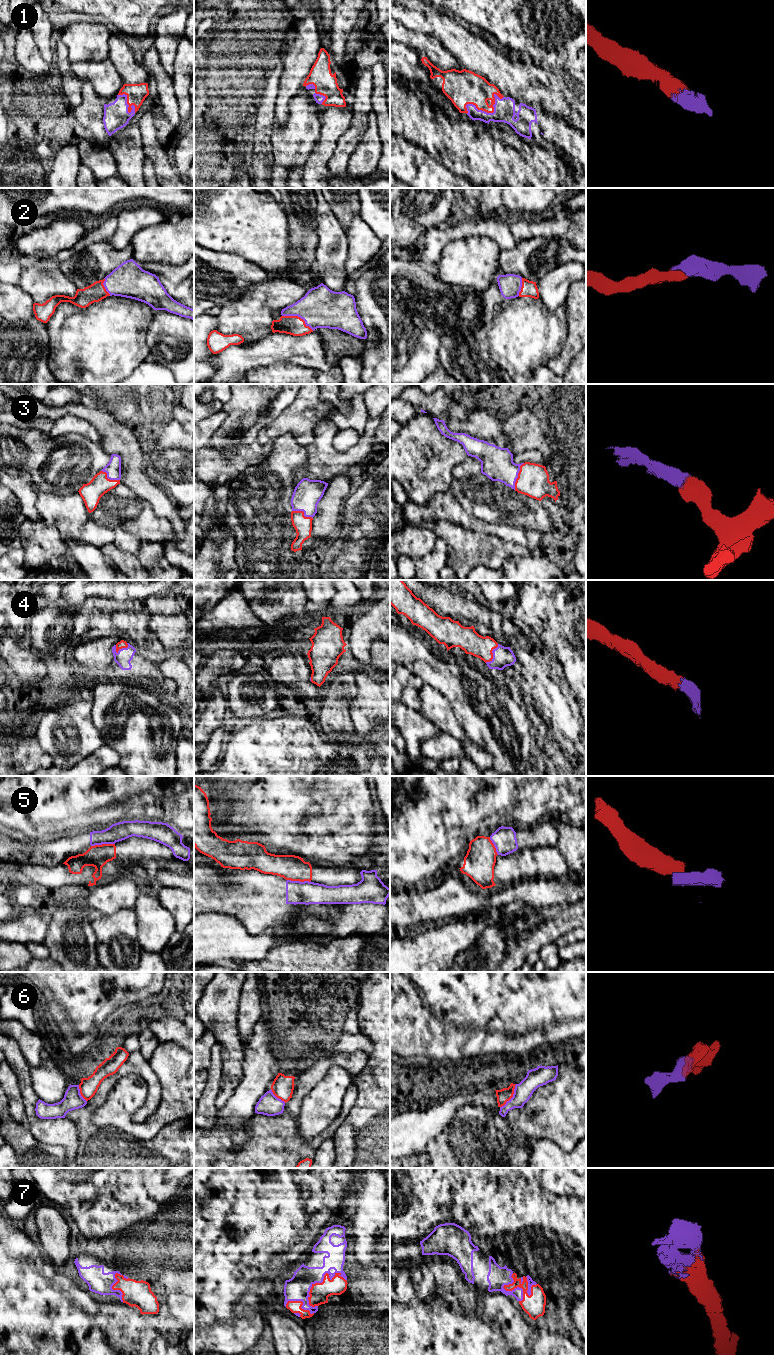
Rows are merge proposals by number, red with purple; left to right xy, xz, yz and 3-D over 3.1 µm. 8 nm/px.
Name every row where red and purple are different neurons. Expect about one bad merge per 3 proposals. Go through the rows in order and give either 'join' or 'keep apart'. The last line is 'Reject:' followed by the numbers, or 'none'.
1: join
2: join
3: join
4: join
5: keep apart
6: keep apart
7: join
Reject: 5, 6

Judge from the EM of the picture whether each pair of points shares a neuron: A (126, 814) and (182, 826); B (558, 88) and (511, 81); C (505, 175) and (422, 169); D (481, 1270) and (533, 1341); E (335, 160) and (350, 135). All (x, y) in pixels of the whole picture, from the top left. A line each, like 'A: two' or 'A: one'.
A: two
B: one
C: two
D: two
E: one

